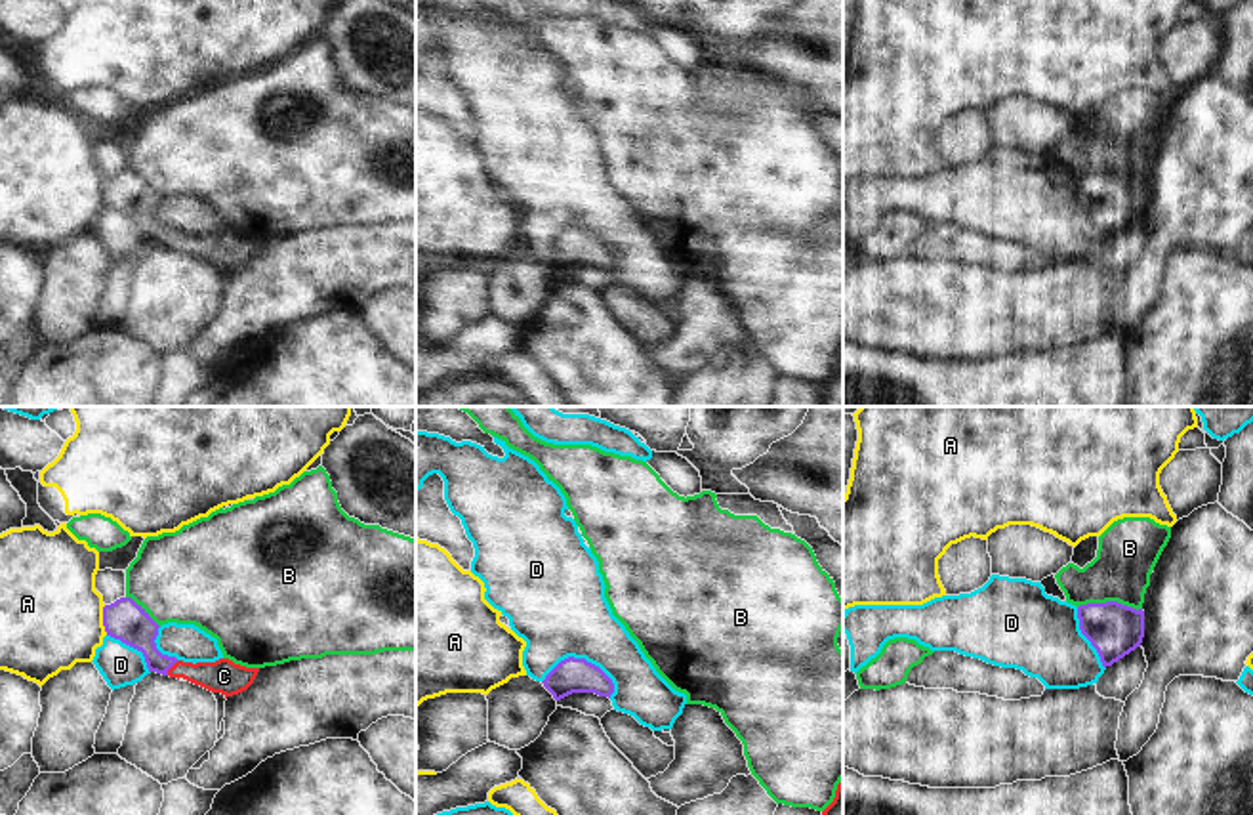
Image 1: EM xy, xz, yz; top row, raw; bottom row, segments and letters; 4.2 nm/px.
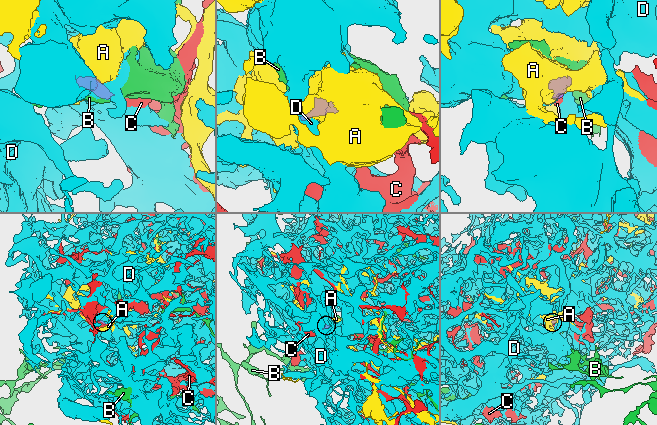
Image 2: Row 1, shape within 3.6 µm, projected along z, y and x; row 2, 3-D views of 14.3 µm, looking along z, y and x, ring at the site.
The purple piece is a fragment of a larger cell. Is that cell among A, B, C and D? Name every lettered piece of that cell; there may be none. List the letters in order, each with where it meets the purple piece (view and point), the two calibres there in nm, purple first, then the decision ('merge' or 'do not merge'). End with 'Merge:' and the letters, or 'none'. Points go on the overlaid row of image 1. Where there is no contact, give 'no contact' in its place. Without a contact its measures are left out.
A: meets purple in xy at (103, 621); 170 nm thick on the purple side, 440 nm on the other; do not merge
B: meets purple in yz at (1110, 602); 220 nm thick on the purple side, 260 nm on the other; do not merge
C: meets purple in xy at (170, 667); 160 nm thick on the purple side, 150 nm on the other; merge
D: meets purple in xz at (582, 659); 150 nm thick on the purple side, 400 nm on the other; do not merge
Merge: C

